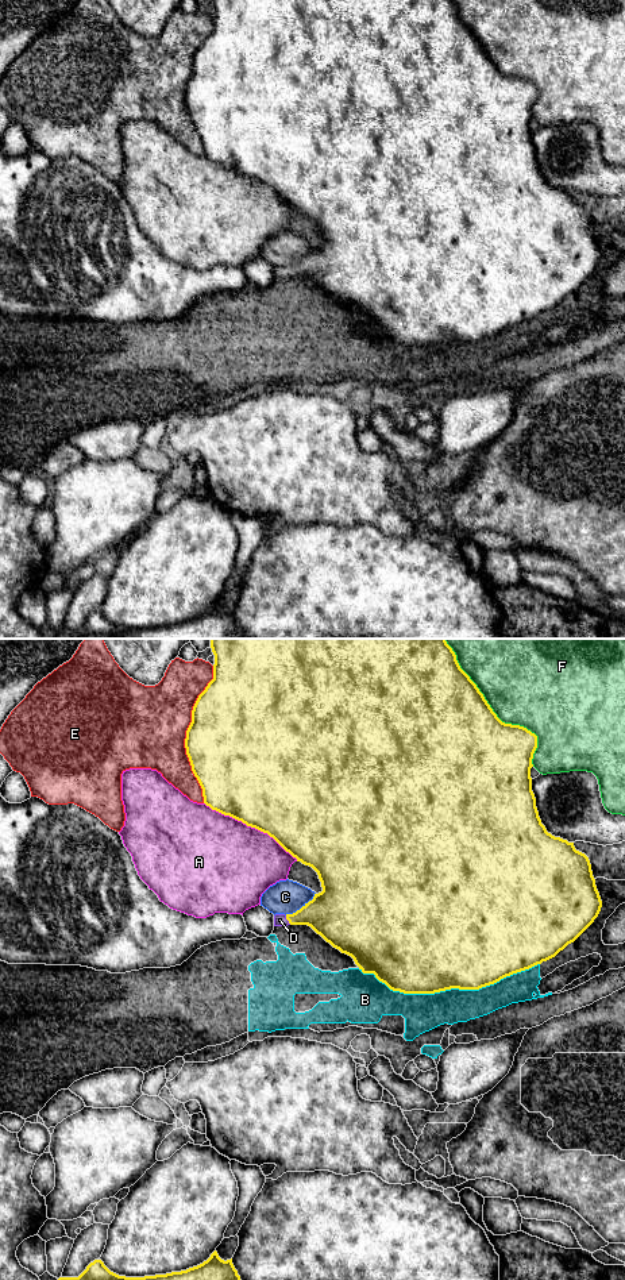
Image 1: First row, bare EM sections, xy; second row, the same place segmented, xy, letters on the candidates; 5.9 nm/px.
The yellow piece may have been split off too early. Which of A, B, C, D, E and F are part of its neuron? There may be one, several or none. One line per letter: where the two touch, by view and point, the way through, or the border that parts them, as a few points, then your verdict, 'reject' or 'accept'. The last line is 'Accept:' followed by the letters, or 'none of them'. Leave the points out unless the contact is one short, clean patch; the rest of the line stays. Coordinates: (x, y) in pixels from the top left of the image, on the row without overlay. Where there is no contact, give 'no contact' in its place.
A: meets yellow in xy at (251, 178); reject
B: meets yellow in xy at (448, 340); reject
C: meets yellow in xy at (303, 258); reject
D: meets yellow in xy at (286, 270); runs through xy (328, 266), (286, 270), (280, 272); accept
E: meets yellow in xy at (186, 87); reject
F: meets yellow in xy at (497, 69); reject
Accept: D

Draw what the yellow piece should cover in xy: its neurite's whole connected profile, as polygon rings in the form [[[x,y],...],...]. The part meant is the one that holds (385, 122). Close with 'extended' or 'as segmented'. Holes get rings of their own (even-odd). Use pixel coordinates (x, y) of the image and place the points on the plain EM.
[[[212,0],[215,7],[213,31],[198,47],[193,62],[192,74],[186,82],[185,100],[192,123],[201,140],[204,155],[212,162],[242,173],[273,189],[297,213],[312,219],[321,234],[323,243],[315,246],[293,266],[275,266],[274,278],[308,277],[333,300],[351,308],[363,325],[374,325],[390,342],[404,346],[435,346],[451,340],[479,342],[494,336],[513,325],[529,321],[543,313],[555,309],[568,296],[574,294],[598,269],[602,252],[595,238],[589,209],[576,203],[574,194],[555,189],[541,176],[532,143],[531,120],[537,100],[537,88],[520,77],[502,74],[493,63],[483,46],[470,28],[460,20],[452,0]]]; extended

